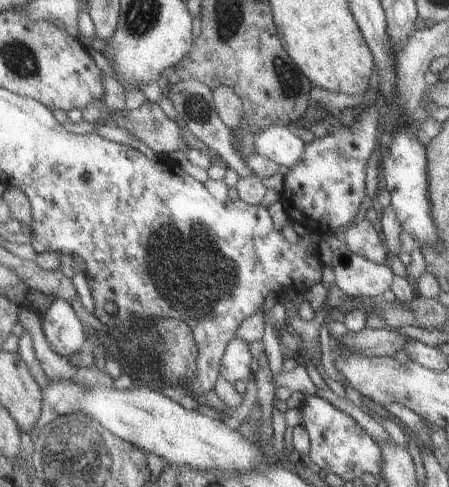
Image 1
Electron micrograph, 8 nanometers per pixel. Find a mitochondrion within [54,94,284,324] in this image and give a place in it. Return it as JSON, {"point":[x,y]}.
{"point":[197,285]}

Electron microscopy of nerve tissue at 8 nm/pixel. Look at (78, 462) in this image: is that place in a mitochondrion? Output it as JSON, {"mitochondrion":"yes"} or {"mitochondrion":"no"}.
{"mitochondrion":"yes"}

